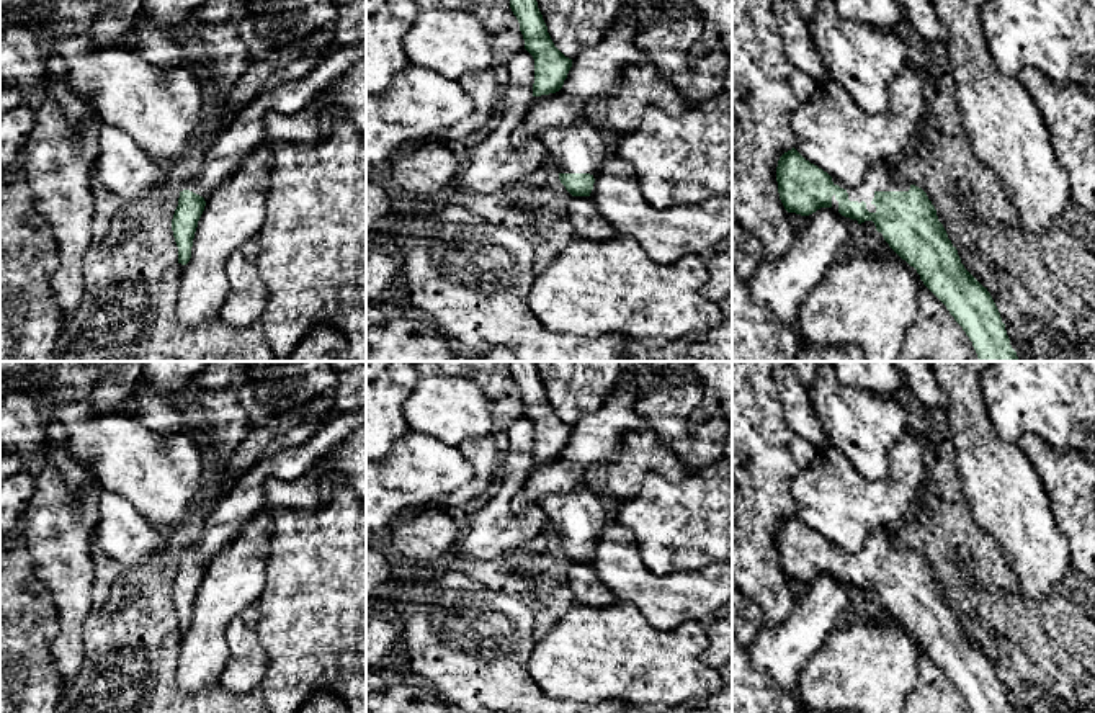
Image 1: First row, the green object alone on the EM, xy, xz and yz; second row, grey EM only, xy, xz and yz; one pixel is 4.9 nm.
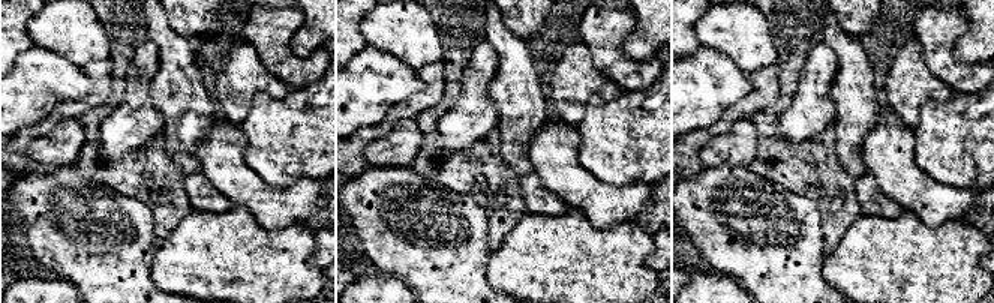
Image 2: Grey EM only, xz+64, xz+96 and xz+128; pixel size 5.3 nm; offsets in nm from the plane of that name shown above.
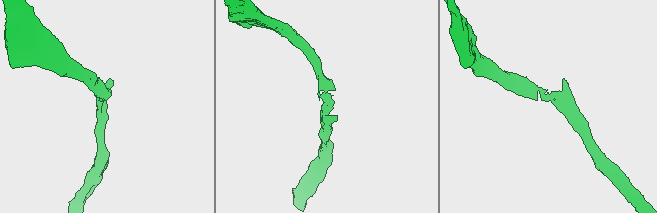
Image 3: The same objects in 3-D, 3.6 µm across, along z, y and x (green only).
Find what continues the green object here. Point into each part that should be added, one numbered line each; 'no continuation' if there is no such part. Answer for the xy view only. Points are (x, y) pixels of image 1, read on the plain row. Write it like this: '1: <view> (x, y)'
1: xy (245, 496)

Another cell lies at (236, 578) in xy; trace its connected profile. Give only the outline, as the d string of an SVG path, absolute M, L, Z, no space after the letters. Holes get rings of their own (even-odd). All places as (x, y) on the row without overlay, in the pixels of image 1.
M261 507L240 530L235 540L214 556L198 587L193 605L191 625L183 631L178 646L177 684L181 692L198 693L219 682L230 659L227 628L247 607L258 602L266 582L266 561L270 556L271 513Z

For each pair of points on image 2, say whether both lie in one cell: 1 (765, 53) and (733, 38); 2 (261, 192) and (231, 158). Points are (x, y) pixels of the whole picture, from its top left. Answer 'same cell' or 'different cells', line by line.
1: same cell
2: same cell

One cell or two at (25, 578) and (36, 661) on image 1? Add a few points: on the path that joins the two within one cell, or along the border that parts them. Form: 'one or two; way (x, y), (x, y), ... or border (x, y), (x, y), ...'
one; way (25, 599), (25, 640)

